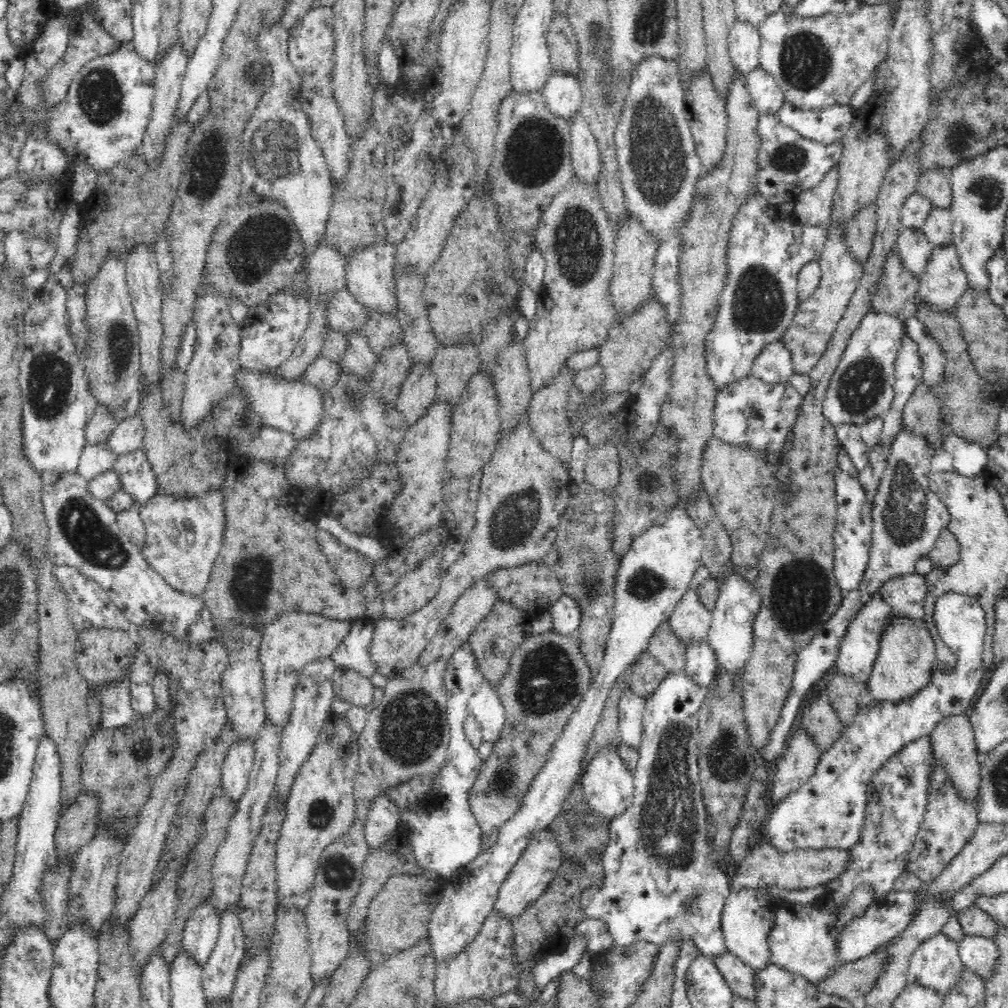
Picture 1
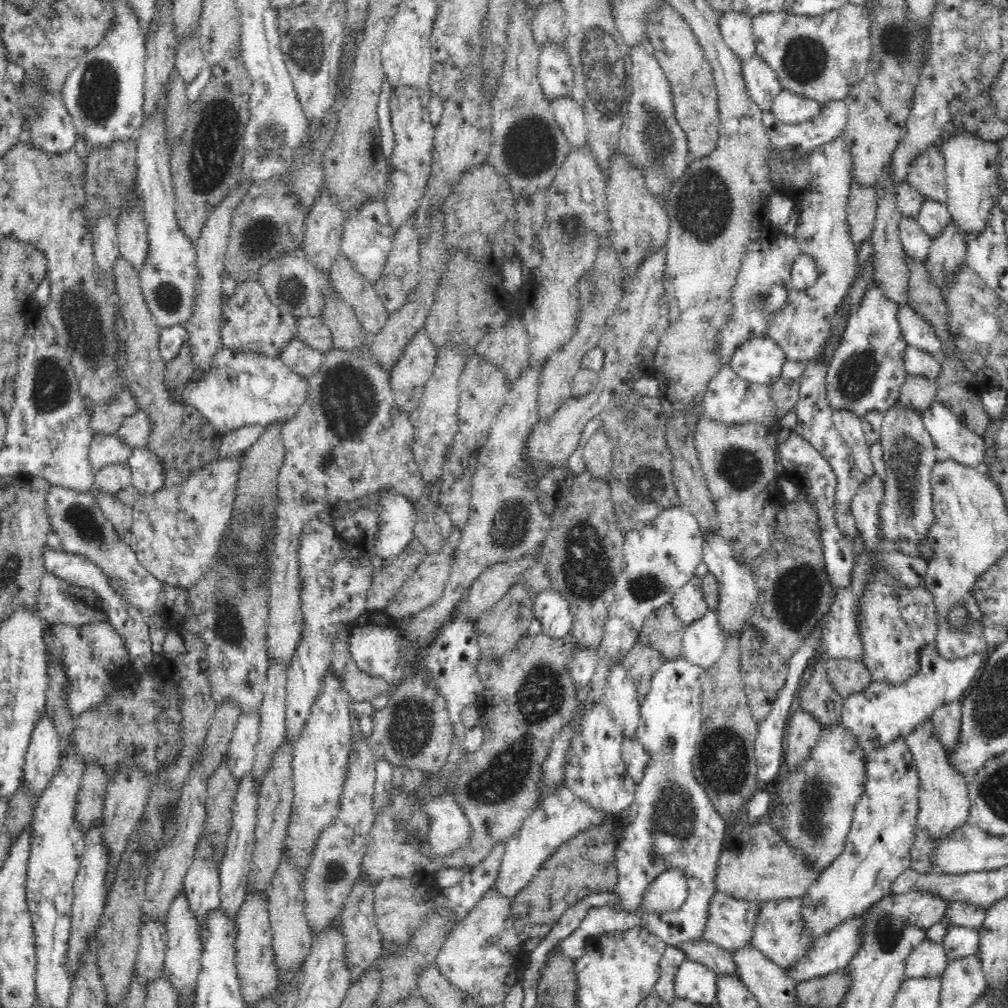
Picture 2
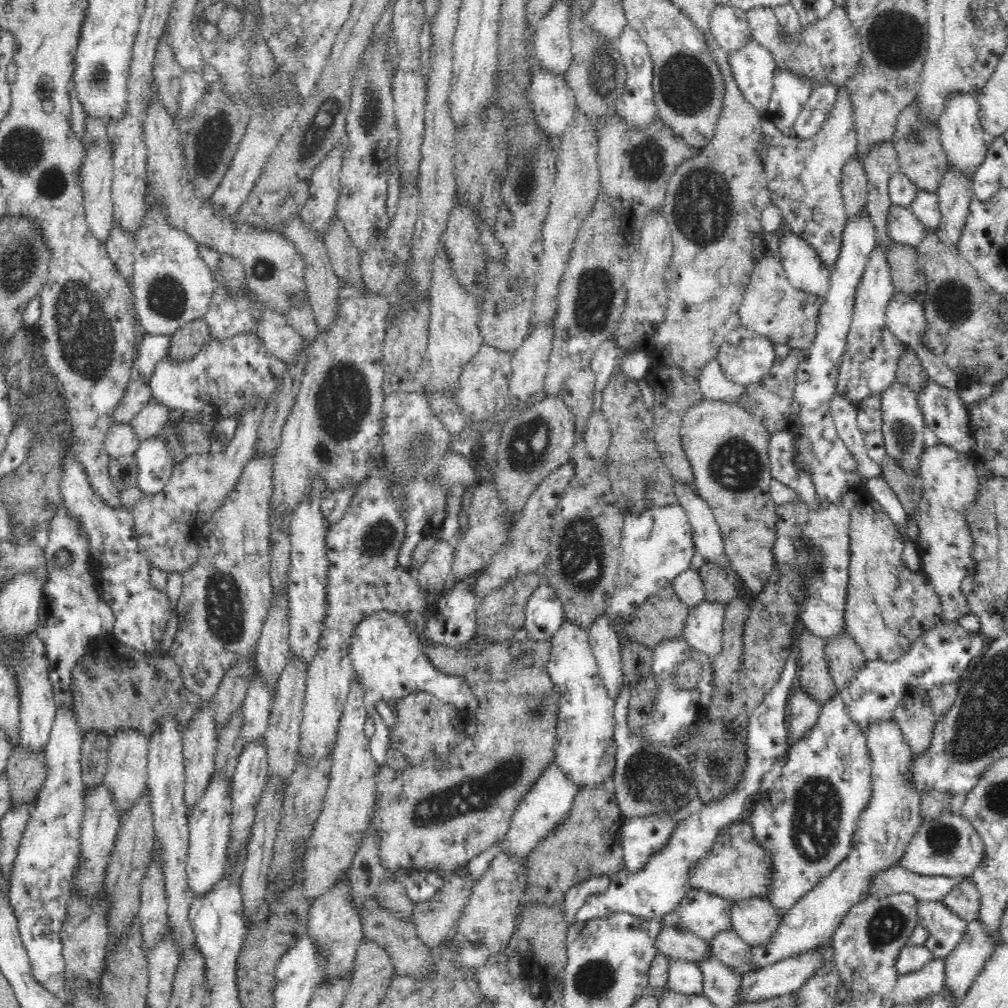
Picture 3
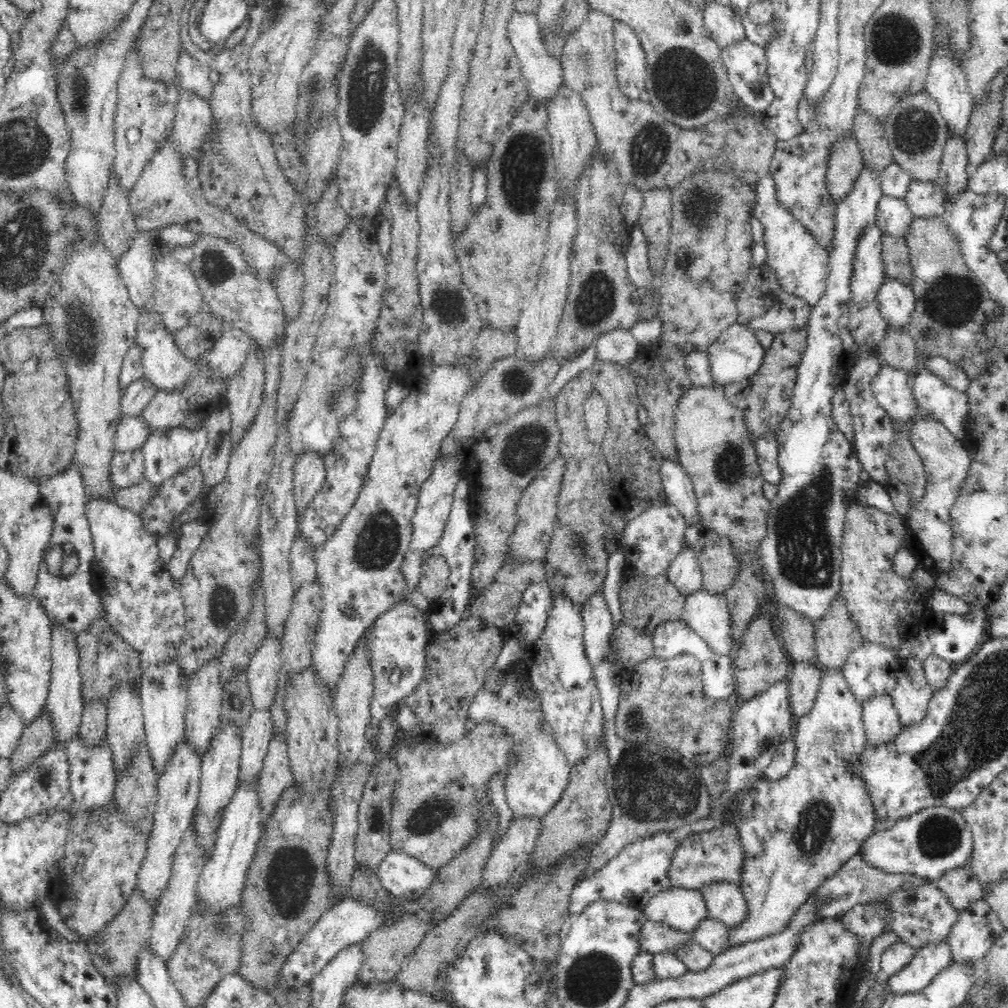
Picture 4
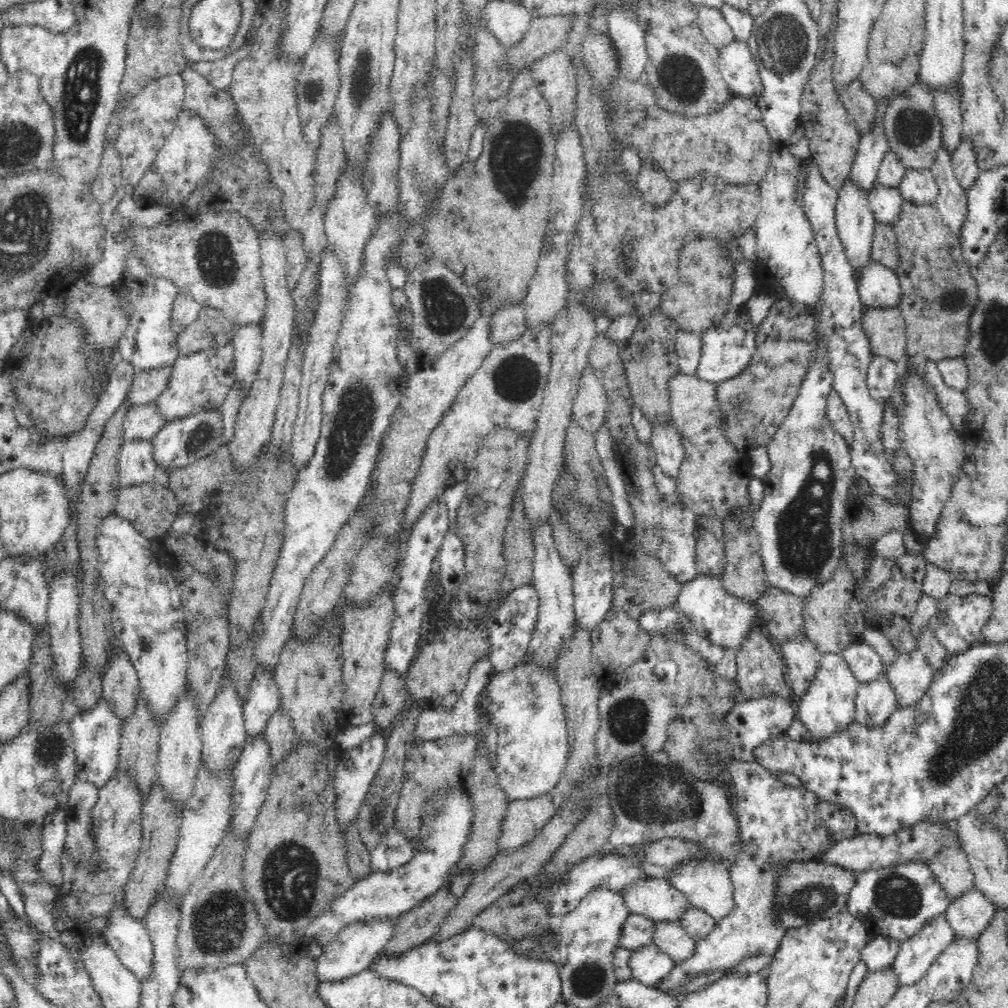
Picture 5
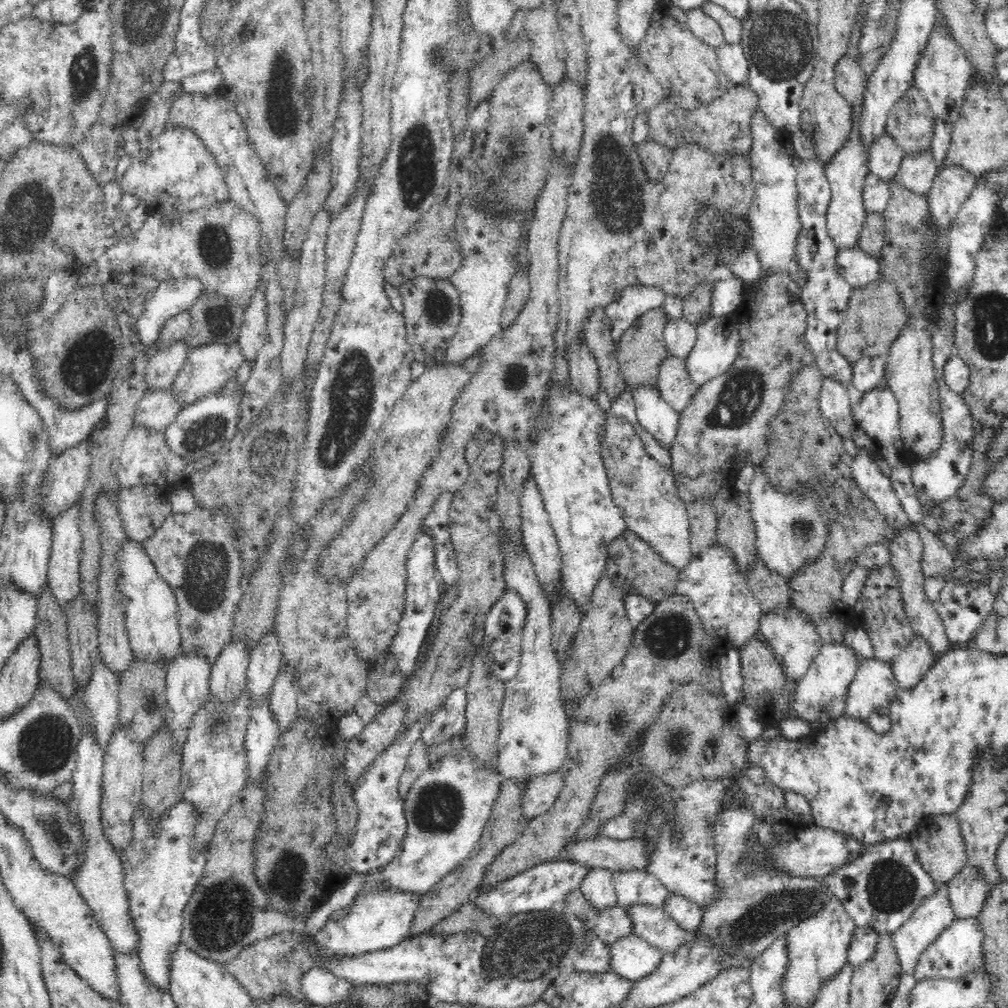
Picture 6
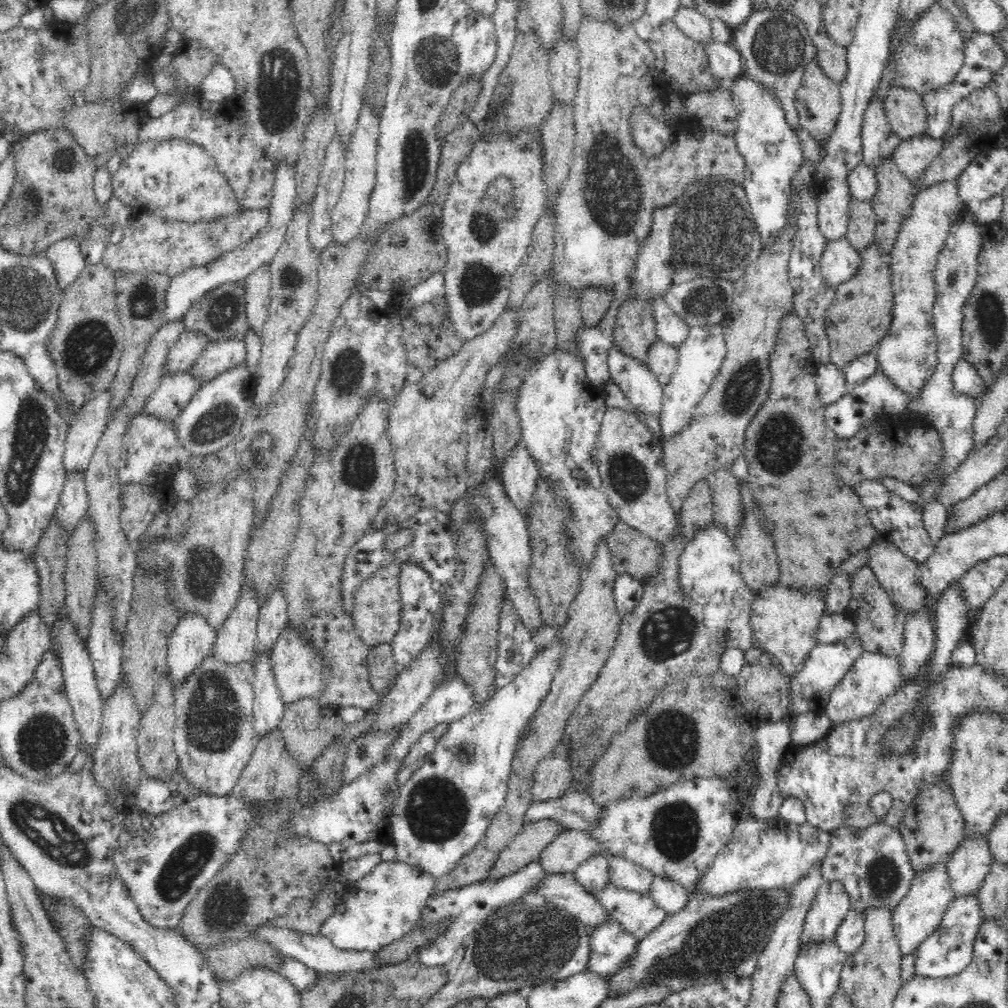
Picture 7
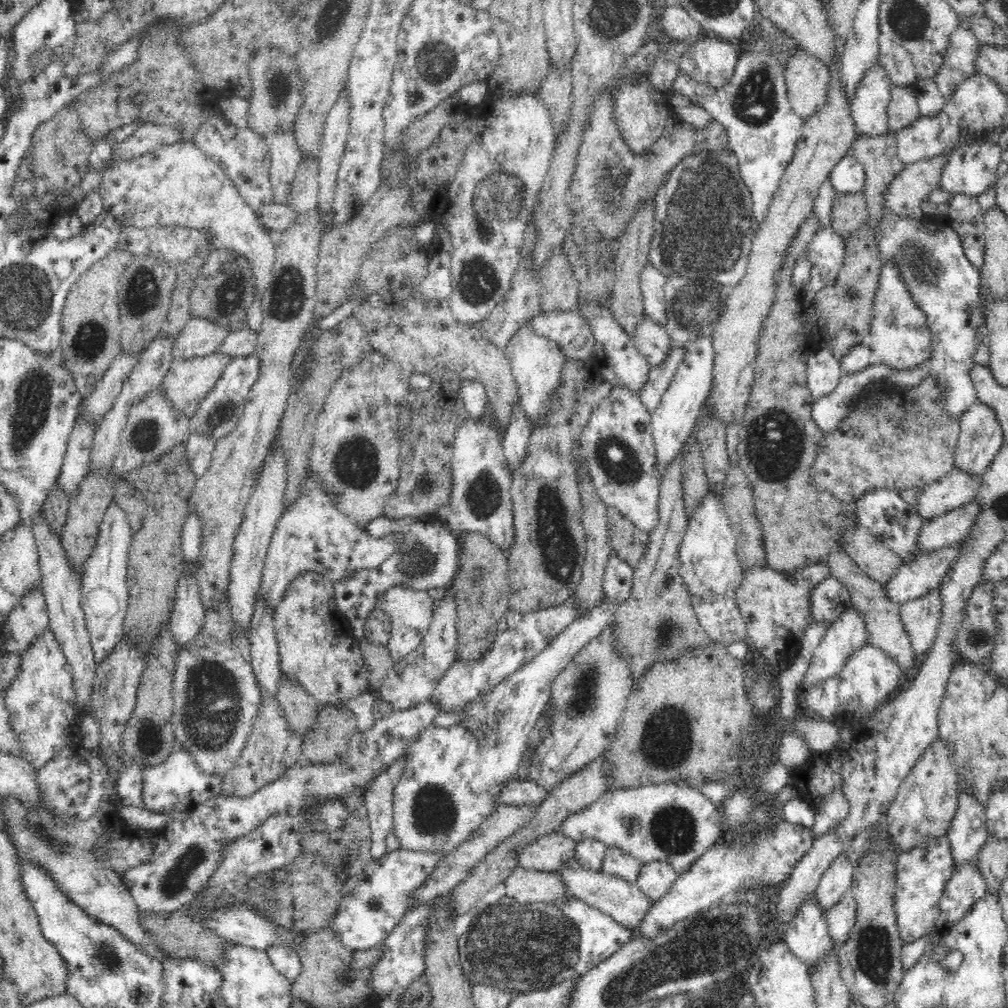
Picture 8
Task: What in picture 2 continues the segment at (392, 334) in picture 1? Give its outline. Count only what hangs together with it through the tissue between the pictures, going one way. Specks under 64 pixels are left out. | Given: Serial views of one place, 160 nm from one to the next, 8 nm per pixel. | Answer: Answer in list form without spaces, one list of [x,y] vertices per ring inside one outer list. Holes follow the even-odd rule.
[[[342,252],[338,254],[336,262],[332,264],[329,278],[339,298],[355,311],[358,321],[369,337],[378,334],[388,322],[390,314],[374,291],[373,284],[362,274],[357,273],[356,268]]]

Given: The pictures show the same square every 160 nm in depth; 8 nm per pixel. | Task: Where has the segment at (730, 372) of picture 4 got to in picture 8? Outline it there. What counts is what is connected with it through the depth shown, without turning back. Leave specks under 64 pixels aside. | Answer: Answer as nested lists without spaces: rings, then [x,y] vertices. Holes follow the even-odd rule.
[[[712,334],[688,340],[682,347],[684,347],[684,360],[678,364],[670,387],[662,394],[660,404],[651,414],[650,423],[653,426],[657,456],[656,466],[659,476],[662,477],[666,474],[668,464],[680,454],[687,438],[693,434],[699,412],[703,404],[707,402],[713,388],[715,350]]]

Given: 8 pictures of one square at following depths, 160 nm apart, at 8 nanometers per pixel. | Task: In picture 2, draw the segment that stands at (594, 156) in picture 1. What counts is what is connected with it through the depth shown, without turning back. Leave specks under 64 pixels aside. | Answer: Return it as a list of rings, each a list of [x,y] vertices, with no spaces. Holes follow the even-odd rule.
[[[571,94],[550,101],[549,107],[571,148],[581,149],[584,145],[588,145],[583,110]]]

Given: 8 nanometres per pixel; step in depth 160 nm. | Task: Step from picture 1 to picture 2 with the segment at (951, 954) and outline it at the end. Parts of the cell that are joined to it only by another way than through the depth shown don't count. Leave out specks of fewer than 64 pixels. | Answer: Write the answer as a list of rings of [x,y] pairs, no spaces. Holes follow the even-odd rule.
[[[924,940],[907,956],[905,973],[908,978],[942,976],[950,959],[941,942]]]

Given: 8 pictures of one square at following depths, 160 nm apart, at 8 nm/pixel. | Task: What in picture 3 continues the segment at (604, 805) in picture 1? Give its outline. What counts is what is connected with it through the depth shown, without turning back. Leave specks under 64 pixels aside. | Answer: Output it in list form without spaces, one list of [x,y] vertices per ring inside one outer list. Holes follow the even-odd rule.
[[[564,619],[561,627],[551,636],[550,658],[545,671],[560,694],[558,726],[554,746],[555,762],[562,771],[582,788],[596,788],[614,784],[616,741],[614,741],[615,700],[608,695],[599,673],[597,660],[589,643],[589,632]]]

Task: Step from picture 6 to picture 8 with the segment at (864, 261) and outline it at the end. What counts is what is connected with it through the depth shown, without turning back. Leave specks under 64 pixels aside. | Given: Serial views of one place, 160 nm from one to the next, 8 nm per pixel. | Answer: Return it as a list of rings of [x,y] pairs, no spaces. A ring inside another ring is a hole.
[[[832,227],[819,228],[807,247],[812,265],[811,292],[817,293],[838,278],[846,260],[845,239]]]

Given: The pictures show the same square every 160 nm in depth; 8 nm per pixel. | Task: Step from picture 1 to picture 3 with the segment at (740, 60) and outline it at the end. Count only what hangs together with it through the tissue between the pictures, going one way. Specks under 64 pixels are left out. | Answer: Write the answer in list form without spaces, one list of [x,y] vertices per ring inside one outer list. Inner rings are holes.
[[[717,4],[710,16],[710,30],[719,48],[728,53],[751,42],[746,13],[730,4]]]

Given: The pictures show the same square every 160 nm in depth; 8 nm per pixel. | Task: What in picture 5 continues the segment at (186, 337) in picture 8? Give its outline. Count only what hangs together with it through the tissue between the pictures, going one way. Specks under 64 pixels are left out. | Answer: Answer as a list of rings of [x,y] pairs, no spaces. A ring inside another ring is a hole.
[[[170,365],[154,370],[138,370],[127,394],[128,406],[138,407],[158,400],[162,392],[168,389],[172,372]]]

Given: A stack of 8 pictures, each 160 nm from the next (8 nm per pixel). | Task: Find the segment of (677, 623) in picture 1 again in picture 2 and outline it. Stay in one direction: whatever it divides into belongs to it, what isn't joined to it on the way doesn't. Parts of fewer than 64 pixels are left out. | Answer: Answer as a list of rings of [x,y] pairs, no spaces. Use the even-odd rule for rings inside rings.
[[[692,575],[692,578],[674,593],[671,603],[678,619],[684,624],[689,625],[694,620],[701,619],[709,611],[703,595],[701,577]]]

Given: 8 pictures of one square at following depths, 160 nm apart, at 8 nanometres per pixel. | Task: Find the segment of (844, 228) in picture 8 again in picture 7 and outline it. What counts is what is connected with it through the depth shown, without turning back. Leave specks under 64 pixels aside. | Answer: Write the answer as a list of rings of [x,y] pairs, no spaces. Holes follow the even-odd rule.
[[[852,198],[849,206],[847,240],[860,252],[875,241],[877,218],[870,201]]]

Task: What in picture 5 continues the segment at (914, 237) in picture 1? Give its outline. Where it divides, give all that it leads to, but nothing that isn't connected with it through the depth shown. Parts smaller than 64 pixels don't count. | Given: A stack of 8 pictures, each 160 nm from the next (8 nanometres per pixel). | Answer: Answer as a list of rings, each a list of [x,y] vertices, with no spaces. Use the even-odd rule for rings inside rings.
[[[876,182],[869,194],[869,207],[875,219],[884,224],[893,224],[902,210],[903,196],[897,188],[888,188]]]

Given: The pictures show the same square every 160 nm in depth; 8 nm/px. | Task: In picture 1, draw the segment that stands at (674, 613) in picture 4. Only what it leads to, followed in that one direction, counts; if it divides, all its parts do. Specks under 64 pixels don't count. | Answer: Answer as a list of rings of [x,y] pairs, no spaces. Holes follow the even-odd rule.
[[[663,620],[650,637],[647,651],[669,672],[685,668],[686,645],[674,635],[670,621]]]

